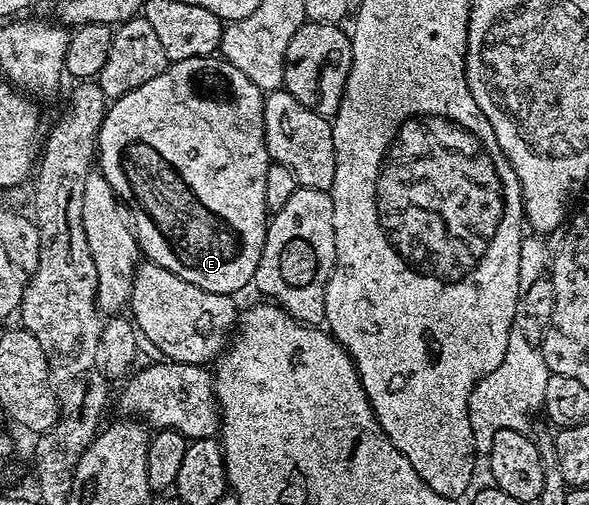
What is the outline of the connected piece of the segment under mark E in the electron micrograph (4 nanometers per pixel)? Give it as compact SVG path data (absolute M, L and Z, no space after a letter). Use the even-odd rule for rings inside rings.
M220 56L208 58L192 58L191 60L179 60L170 62L169 67L155 80L147 80L135 92L127 92L127 96L116 99L106 109L105 119L97 133L97 148L95 162L99 172L118 191L130 190L133 198L138 202L140 209L148 215L151 222L159 228L163 236L157 248L149 252L150 261L153 261L168 272L182 277L188 283L198 288L206 289L207 292L236 295L236 290L241 290L252 283L255 276L255 268L259 264L259 256L263 252L265 243L265 227L267 225L267 211L265 209L265 197L263 188L267 188L267 168L271 165L269 149L265 143L265 125L263 124L263 104L265 94L255 84L235 68L234 64L225 61Z

